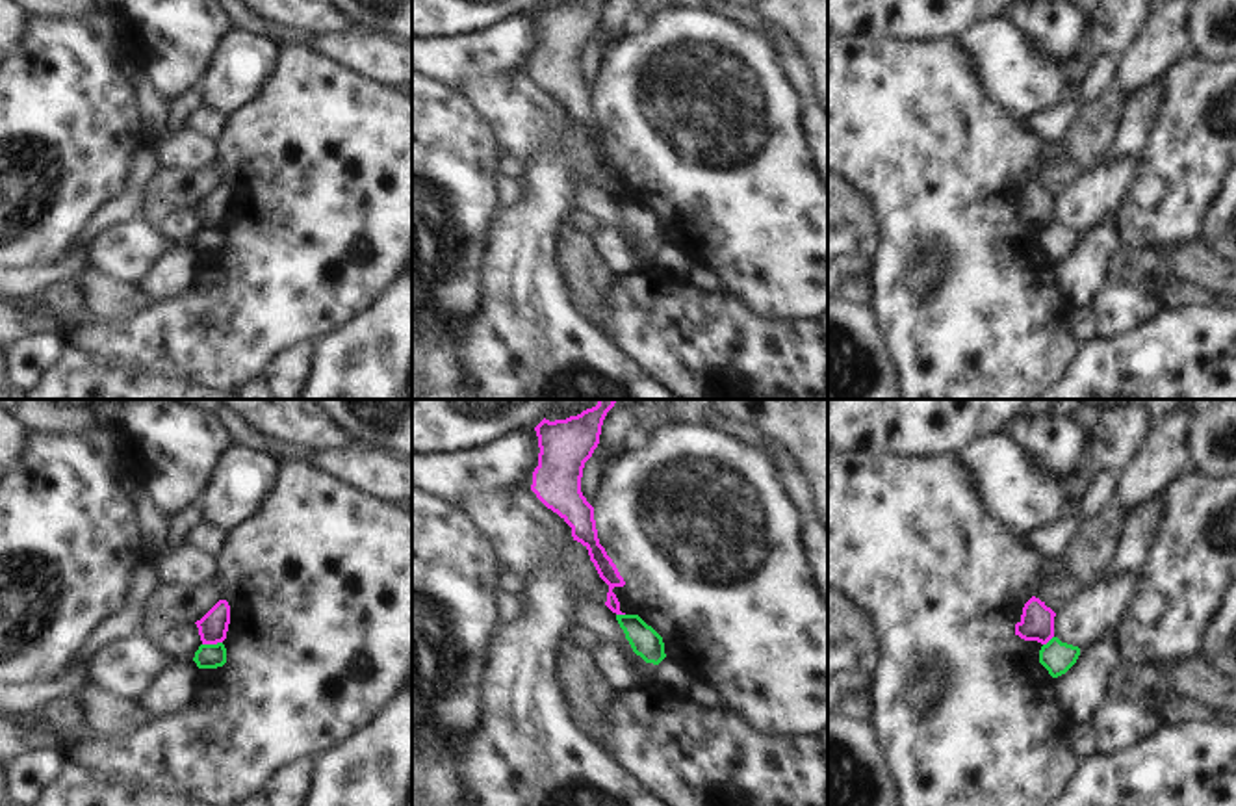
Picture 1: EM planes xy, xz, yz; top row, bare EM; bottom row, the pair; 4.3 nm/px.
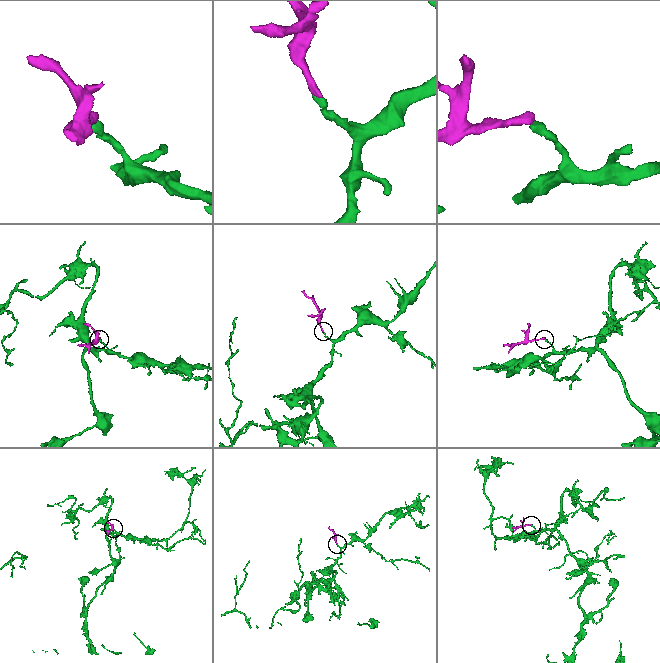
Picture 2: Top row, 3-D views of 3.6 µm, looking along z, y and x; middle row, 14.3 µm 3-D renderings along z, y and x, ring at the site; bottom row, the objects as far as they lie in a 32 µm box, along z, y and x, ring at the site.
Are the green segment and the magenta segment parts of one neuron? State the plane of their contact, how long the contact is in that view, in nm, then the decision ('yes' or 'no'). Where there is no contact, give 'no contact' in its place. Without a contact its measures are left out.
contact in xy; length 90 nm; no

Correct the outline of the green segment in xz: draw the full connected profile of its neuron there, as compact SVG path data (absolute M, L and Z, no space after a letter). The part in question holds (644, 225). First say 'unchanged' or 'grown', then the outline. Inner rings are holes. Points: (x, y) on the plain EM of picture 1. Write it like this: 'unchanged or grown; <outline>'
unchanged; M616 199L616 204L624 214L633 236L646 247L659 249L666 241L663 221L638 199Z

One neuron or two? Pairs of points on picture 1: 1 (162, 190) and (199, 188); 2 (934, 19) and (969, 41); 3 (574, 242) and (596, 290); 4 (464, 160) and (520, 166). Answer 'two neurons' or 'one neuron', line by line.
1: one neuron
2: two neurons
3: one neuron
4: two neurons

